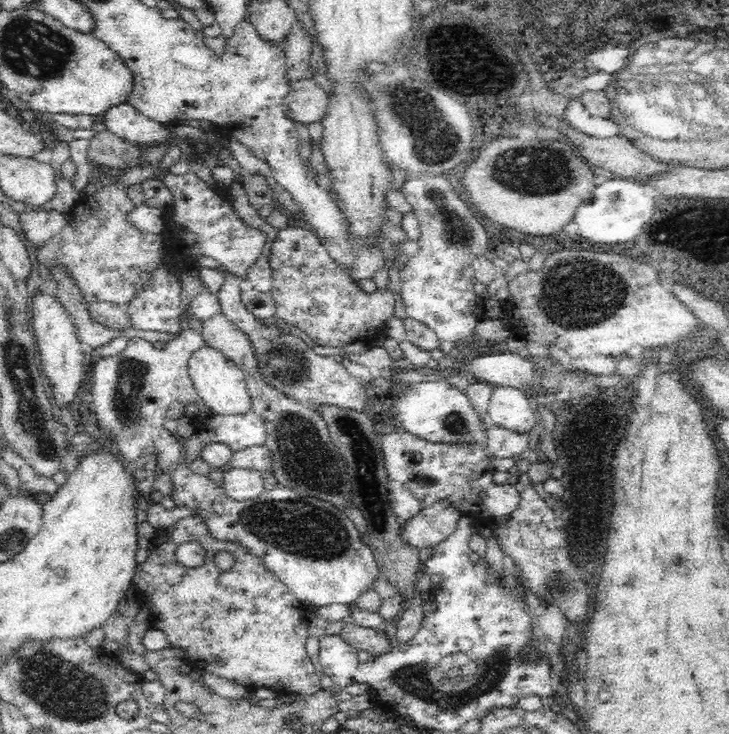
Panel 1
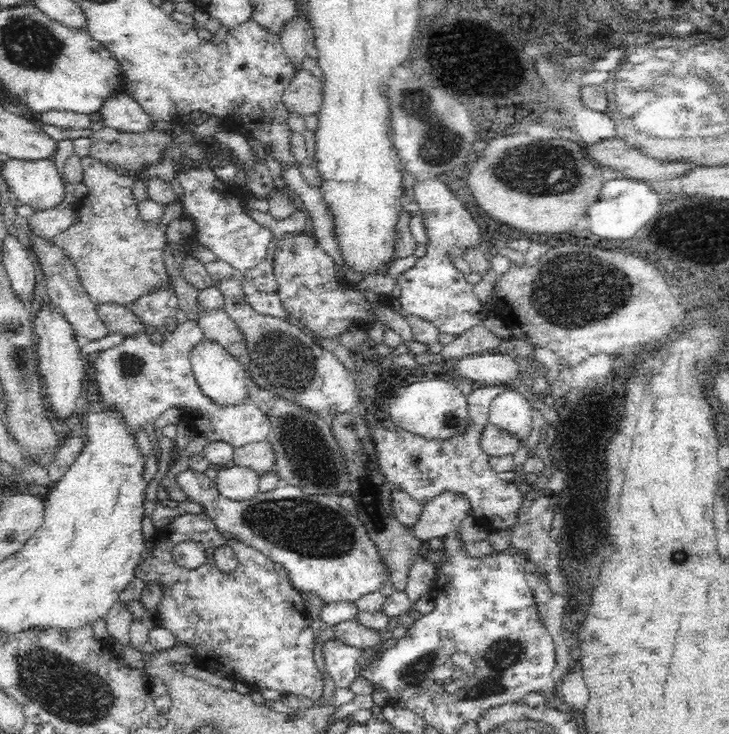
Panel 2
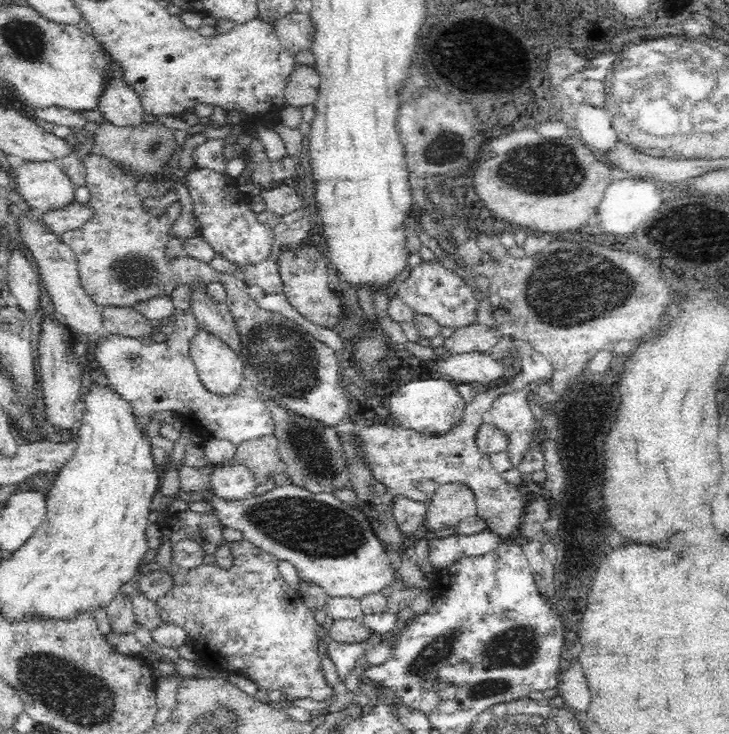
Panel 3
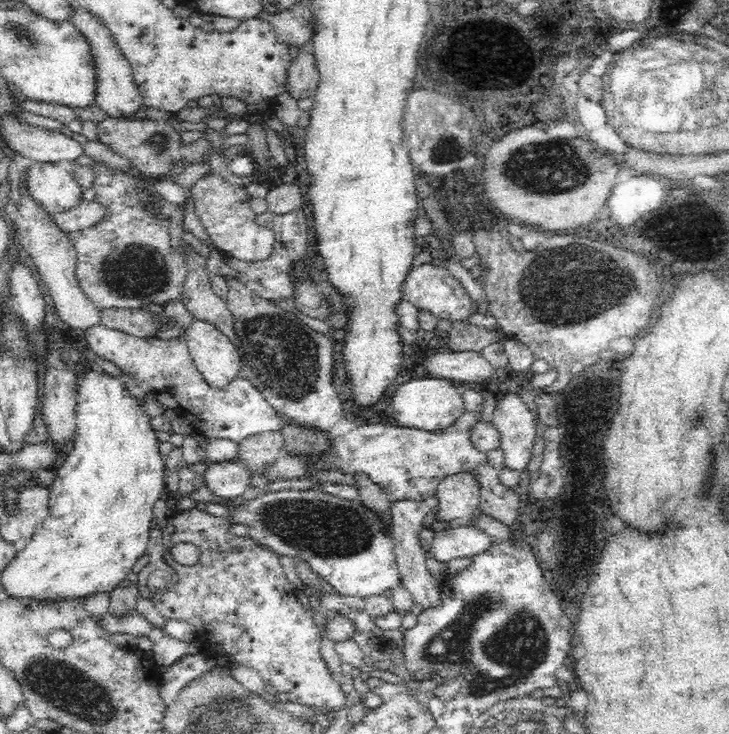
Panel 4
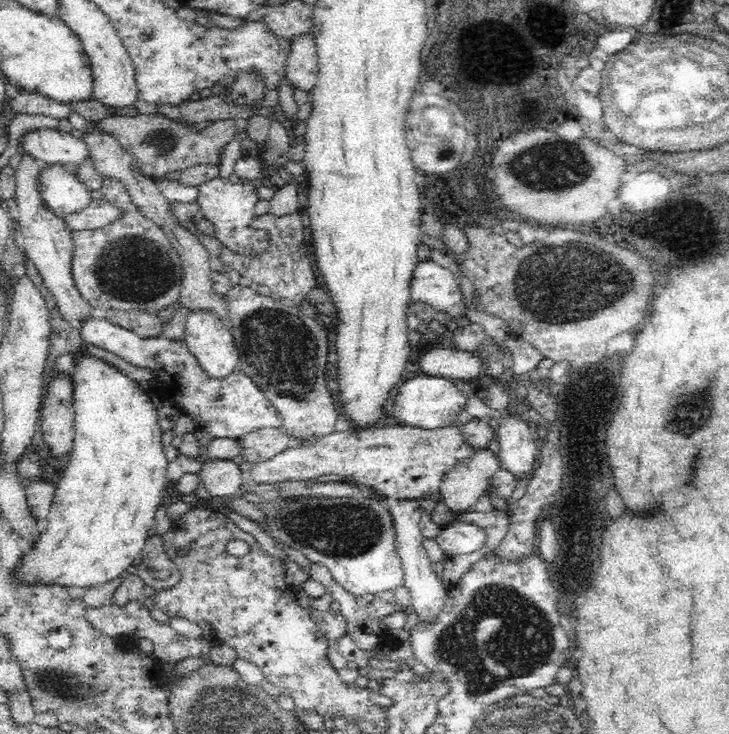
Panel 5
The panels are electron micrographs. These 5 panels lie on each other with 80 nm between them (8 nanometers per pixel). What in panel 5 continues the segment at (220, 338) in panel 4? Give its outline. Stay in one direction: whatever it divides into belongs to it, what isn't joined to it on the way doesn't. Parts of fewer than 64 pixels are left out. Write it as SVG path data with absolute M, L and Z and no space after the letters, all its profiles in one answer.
M206 307L188 311L184 343L187 350L201 364L202 369L214 377L223 377L230 374L230 371L238 370L240 354L237 352L235 338L227 321L222 320L222 317L218 317L218 313L214 313L212 309L206 309Z

